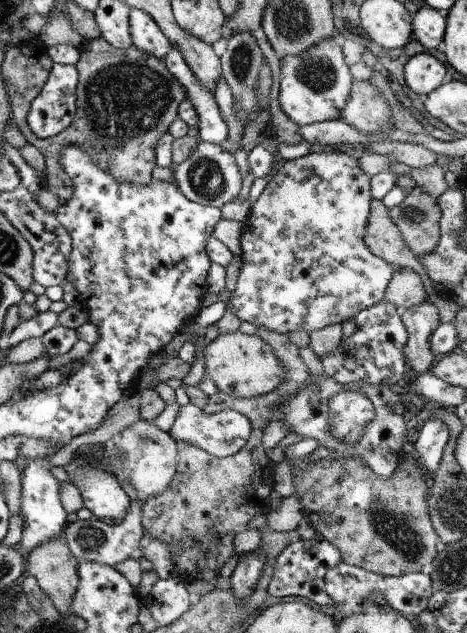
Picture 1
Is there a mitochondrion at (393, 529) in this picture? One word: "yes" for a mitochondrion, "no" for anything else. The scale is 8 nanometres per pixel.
yes

